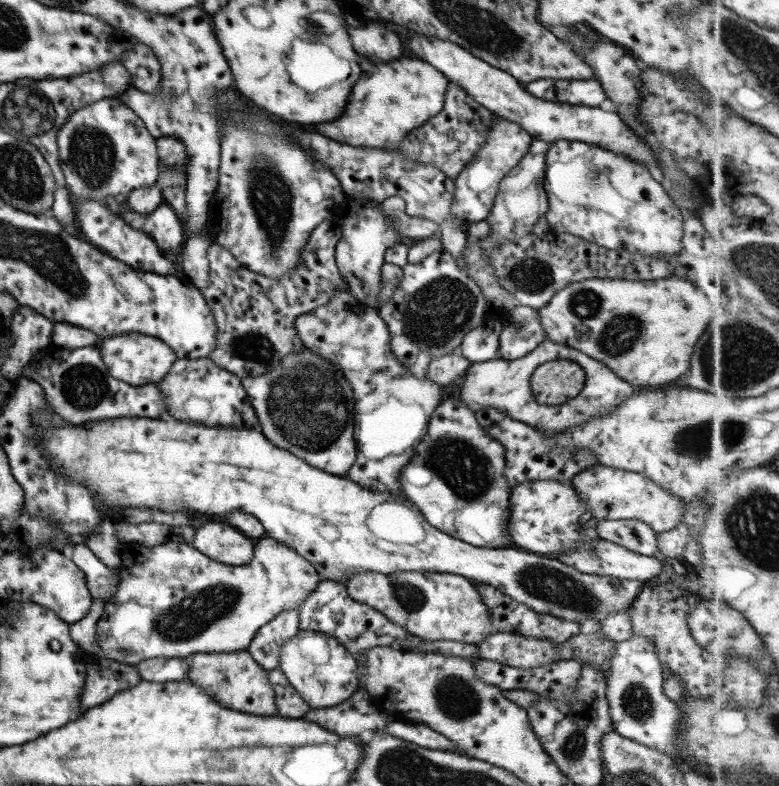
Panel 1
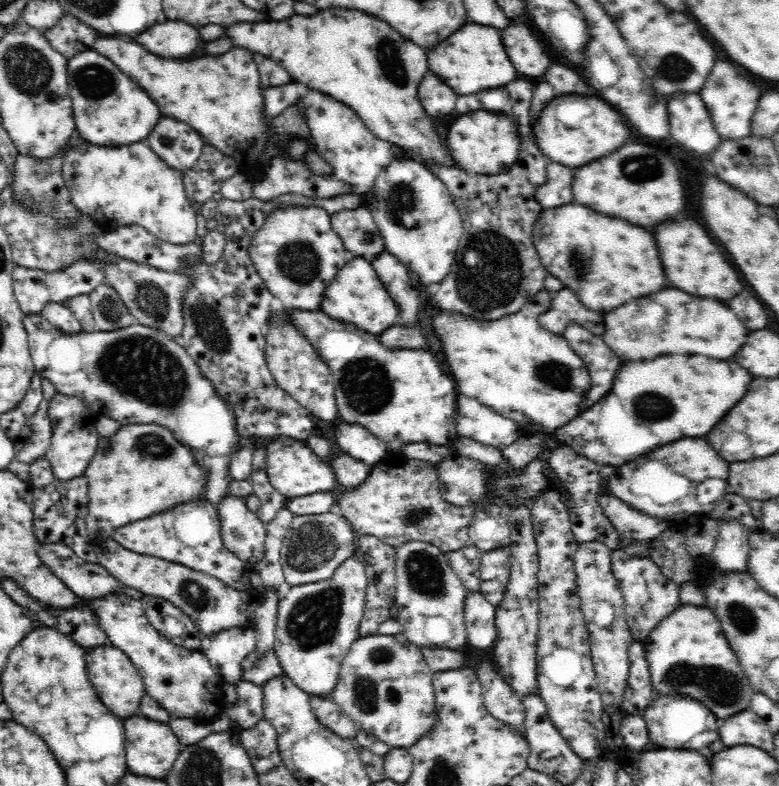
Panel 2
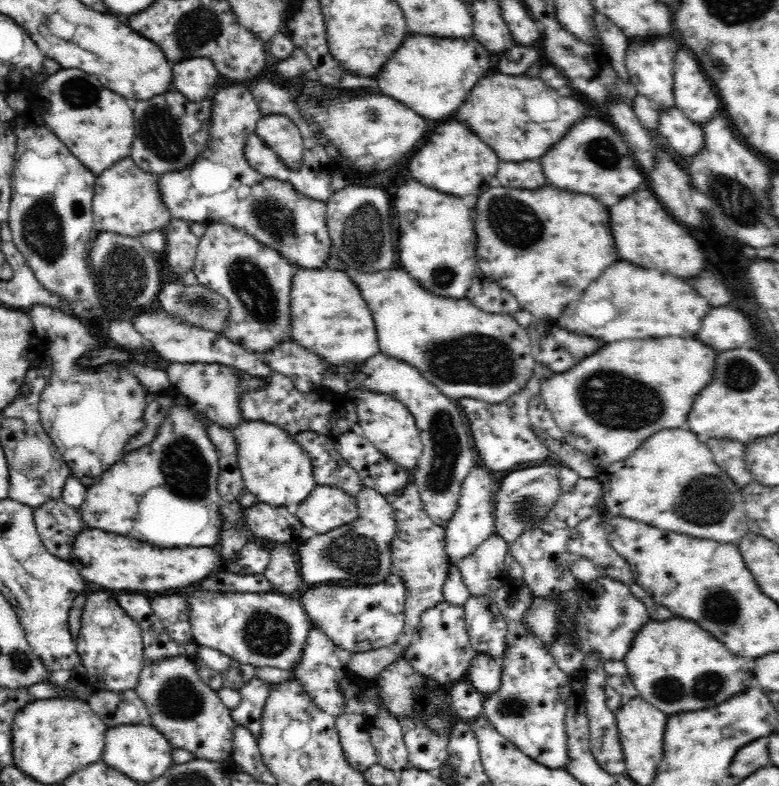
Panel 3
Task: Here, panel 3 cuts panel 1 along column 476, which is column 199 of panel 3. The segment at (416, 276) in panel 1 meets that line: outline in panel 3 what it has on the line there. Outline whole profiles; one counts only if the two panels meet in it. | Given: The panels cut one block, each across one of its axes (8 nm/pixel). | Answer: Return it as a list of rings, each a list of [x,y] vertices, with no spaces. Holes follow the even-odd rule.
[[[175,277],[168,282],[164,282],[161,286],[155,305],[160,309],[164,309],[170,315],[190,323],[190,325],[214,331],[218,335],[221,335],[225,320],[230,315],[229,302],[219,296],[218,293],[214,293],[214,291],[210,291],[210,289],[202,287],[198,283],[193,287],[186,287],[182,279]]]

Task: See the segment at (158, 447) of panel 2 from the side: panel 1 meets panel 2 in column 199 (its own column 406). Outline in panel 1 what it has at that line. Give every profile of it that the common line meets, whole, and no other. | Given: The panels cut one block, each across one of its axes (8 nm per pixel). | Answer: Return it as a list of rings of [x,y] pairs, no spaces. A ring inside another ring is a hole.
[[[459,397],[442,399],[432,412],[425,435],[413,449],[413,457],[399,474],[401,495],[414,504],[431,526],[447,536],[463,540],[477,548],[507,548],[513,544],[507,533],[506,514],[509,508],[510,488],[503,476],[505,449],[482,430],[481,425],[475,420],[475,413],[467,404]]]

